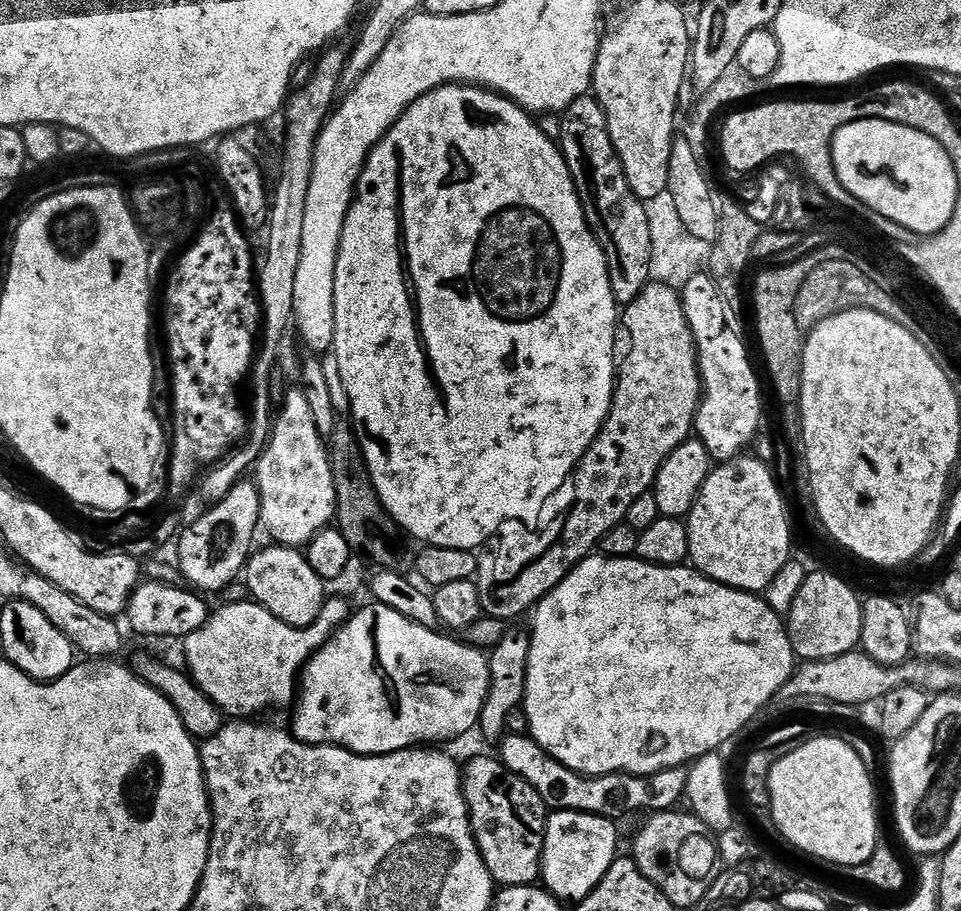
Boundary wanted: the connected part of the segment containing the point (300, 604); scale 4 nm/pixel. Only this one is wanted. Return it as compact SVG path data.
M271 546L253 551L248 558L246 569L246 588L251 599L261 604L282 622L296 628L310 626L316 618L326 599L325 581L311 569L305 553L299 548Z

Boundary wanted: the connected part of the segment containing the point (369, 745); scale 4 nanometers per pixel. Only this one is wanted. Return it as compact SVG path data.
M368 602L365 608L358 607L351 616L329 639L324 646L314 652L302 669L298 680L298 699L295 701L296 717L292 720L290 731L303 744L335 744L339 747L356 752L359 756L381 756L391 752L401 752L407 748L417 746L436 746L439 740L452 740L455 736L464 736L468 731L475 729L480 722L482 706L488 697L490 686L490 670L488 656L475 644L469 644L460 638L451 635L439 636L436 628L427 628L402 614L398 610L390 610L390 606Z

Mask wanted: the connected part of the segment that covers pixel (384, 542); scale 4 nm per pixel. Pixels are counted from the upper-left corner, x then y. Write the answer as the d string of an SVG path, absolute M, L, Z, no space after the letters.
M348 422L337 423L331 436L327 437L328 461L332 467L334 490L336 491L336 519L338 529L345 536L353 553L361 554L376 563L380 570L400 570L404 564L404 540L402 529L384 509L380 495L376 492L360 444Z

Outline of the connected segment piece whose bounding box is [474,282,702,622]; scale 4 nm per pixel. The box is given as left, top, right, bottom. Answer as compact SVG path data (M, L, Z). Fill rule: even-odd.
M650 282L634 302L623 307L618 320L619 356L610 414L594 438L593 448L586 450L576 468L580 472L578 508L568 525L572 530L568 540L570 549L564 547L562 538L546 560L530 568L523 551L517 548L513 553L512 586L496 586L494 576L490 580L492 566L484 572L484 560L477 560L474 579L479 588L479 601L489 619L509 622L531 611L546 593L569 575L588 551L599 545L601 538L627 519L634 499L655 485L658 469L671 454L668 448L676 450L693 435L702 395L699 364L692 364L692 357L696 355L696 348L690 348L693 343L680 295L673 285Z

